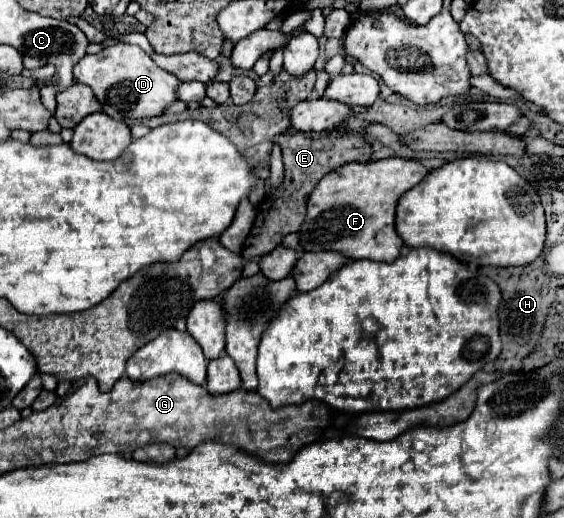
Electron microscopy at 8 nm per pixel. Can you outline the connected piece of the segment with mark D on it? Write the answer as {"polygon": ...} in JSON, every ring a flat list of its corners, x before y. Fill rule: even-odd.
{"polygon":[[126,42,104,48,98,54,86,54,74,70,78,84,86,84,94,90,102,104,102,110,112,118,152,118,164,112,164,108,176,100,176,88,180,80,162,68,140,48]]}

